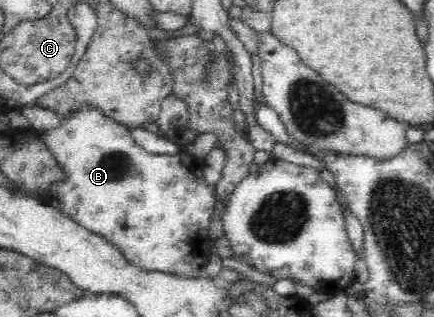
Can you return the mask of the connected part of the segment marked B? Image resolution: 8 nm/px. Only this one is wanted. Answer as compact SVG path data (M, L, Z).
M84 107L63 117L58 127L40 131L49 153L63 167L64 179L48 193L59 201L57 210L81 227L108 240L126 259L146 272L158 271L184 278L199 278L211 257L210 219L216 210L216 187L208 185L205 160L188 154L153 154L134 142L127 126L110 119L98 108Z

